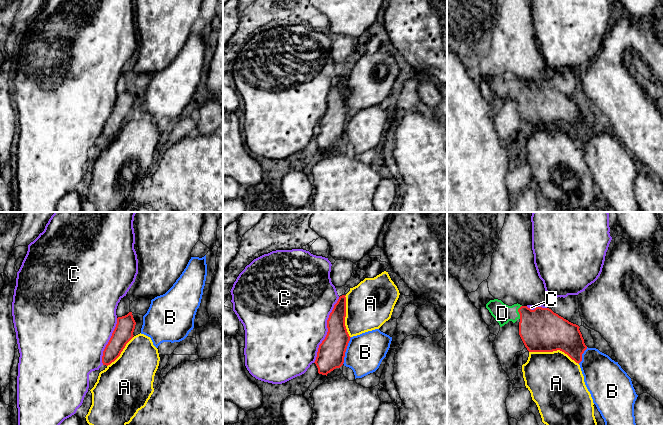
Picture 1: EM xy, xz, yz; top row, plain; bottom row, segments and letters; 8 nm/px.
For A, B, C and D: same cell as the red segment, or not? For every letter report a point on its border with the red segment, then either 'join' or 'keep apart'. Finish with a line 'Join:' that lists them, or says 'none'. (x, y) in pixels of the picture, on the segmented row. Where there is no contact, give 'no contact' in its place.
A: yz (554, 350) | keep apart
B: xz (345, 350) | keep apart
C: xz (328, 330) | keep apart
D: yz (518, 311) | join
Join: D

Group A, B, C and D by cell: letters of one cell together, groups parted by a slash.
A B / C / D

